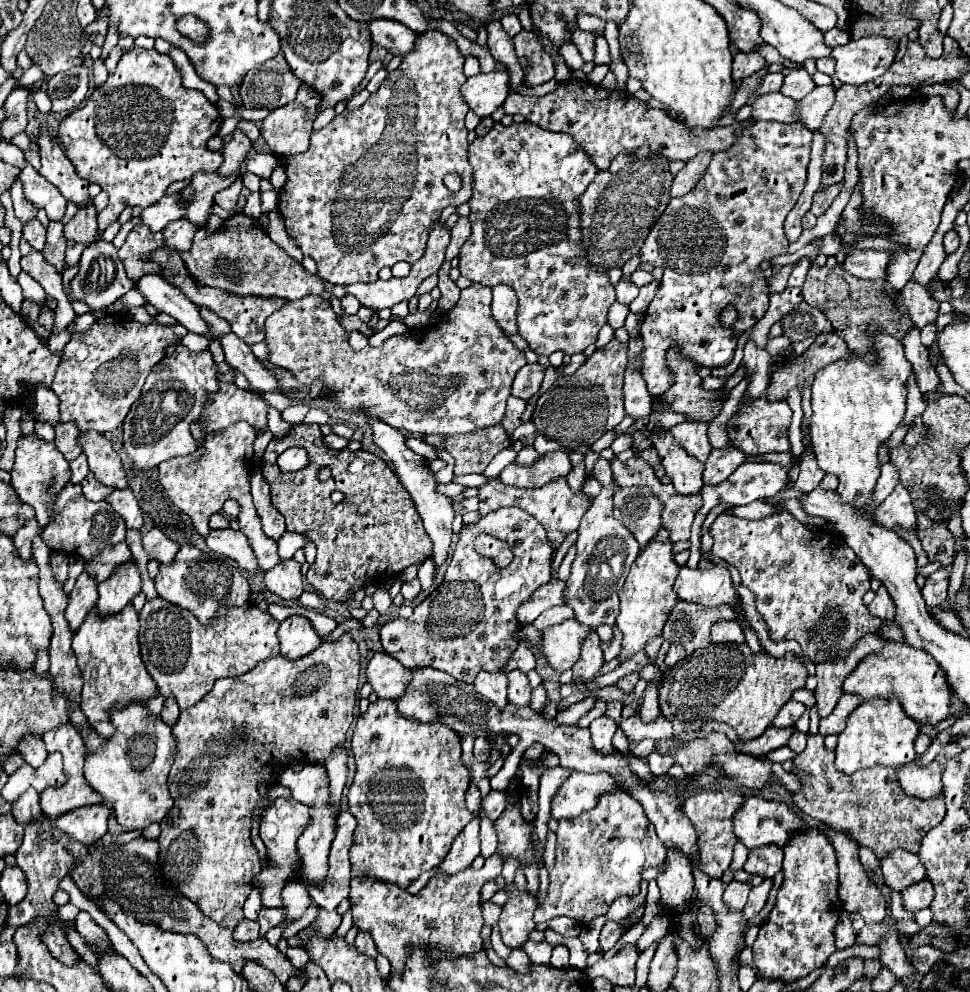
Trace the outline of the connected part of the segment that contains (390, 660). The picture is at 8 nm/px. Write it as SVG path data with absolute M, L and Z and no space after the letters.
M376 651L366 665L366 683L372 685L380 699L396 699L408 683L408 669L384 651Z

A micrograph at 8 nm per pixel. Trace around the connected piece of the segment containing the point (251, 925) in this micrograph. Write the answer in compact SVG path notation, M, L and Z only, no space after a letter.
M242 919L238 923L238 927L234 929L234 937L238 941L250 941L258 937L258 921L250 921L250 919Z

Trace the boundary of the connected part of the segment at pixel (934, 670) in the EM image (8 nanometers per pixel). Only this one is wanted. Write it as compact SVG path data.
M888 641L882 653L868 655L858 663L858 667L850 673L850 677L844 681L846 693L856 693L862 699L898 699L906 711L908 717L916 719L918 723L930 723L936 725L938 721L946 719L950 715L952 707L952 689L946 683L946 673L938 665L938 661L922 651L914 649L908 643L892 643Z

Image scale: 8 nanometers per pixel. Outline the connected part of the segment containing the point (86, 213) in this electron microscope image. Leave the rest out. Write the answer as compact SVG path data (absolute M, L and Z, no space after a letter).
M88 205L86 209L79 209L68 225L64 225L64 235L67 240L90 245L96 243L100 237L98 231L97 211L94 205Z

